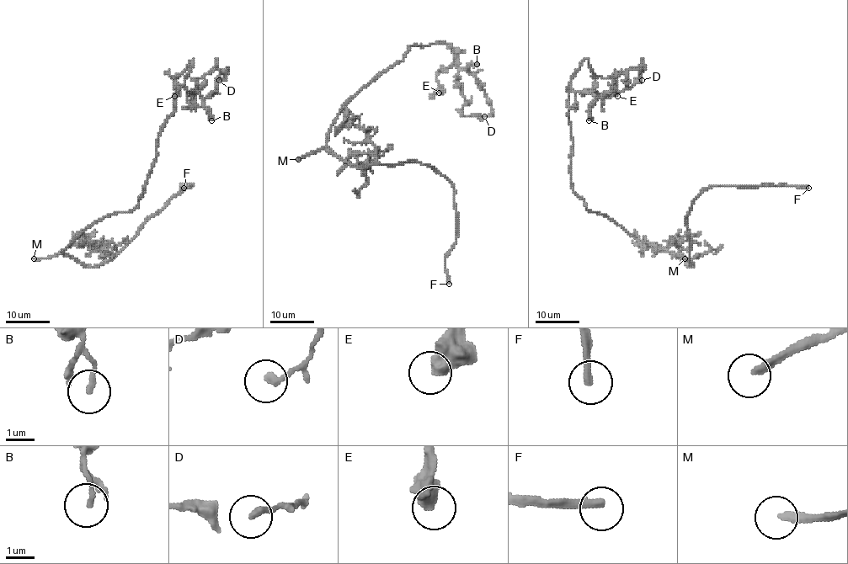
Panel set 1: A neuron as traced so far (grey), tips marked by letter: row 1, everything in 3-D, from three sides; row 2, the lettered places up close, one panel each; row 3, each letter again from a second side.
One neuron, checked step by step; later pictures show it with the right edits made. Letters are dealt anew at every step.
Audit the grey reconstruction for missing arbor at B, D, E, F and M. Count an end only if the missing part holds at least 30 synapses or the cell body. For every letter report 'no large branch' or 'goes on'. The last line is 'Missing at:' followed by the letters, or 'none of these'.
B: no large branch
D: no large branch
E: no large branch
F: goes on
M: goes on
Missing at: F, M

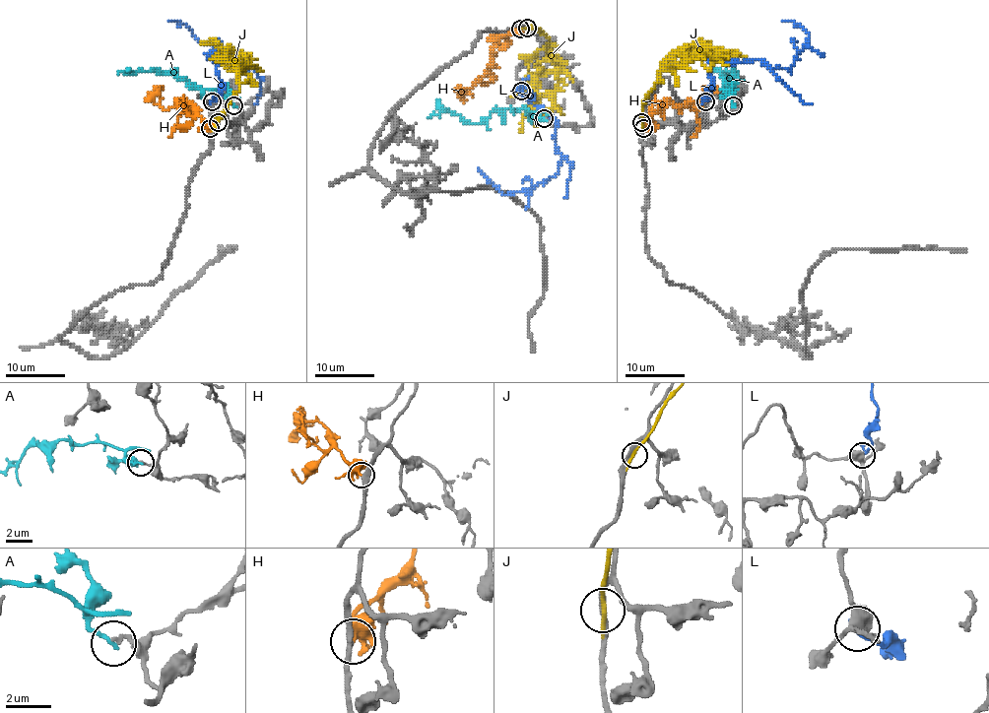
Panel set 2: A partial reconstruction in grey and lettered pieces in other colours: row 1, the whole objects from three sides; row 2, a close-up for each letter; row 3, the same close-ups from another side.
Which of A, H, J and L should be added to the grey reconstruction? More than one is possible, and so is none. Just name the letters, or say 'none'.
H

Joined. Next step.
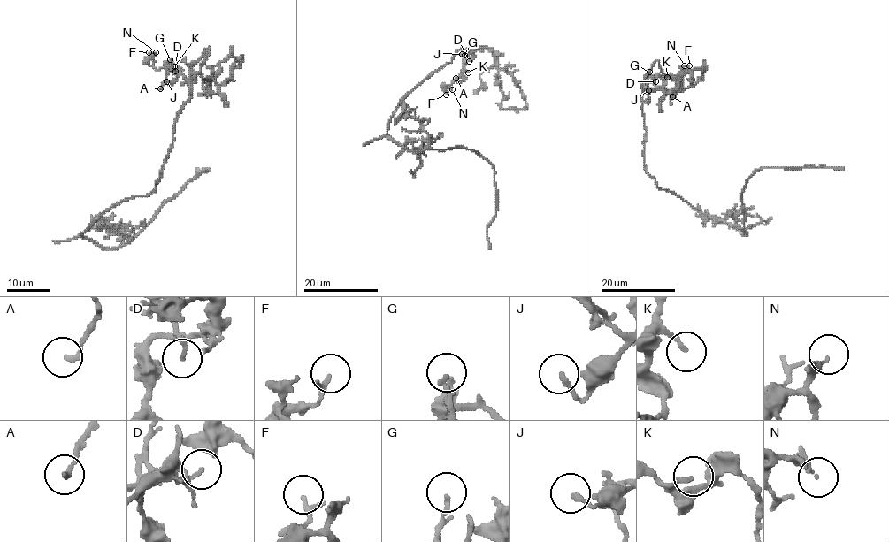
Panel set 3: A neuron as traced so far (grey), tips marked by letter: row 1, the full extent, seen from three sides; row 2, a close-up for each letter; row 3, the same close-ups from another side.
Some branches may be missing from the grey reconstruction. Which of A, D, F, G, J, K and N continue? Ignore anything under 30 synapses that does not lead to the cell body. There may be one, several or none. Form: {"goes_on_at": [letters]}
{"goes_on_at": []}

